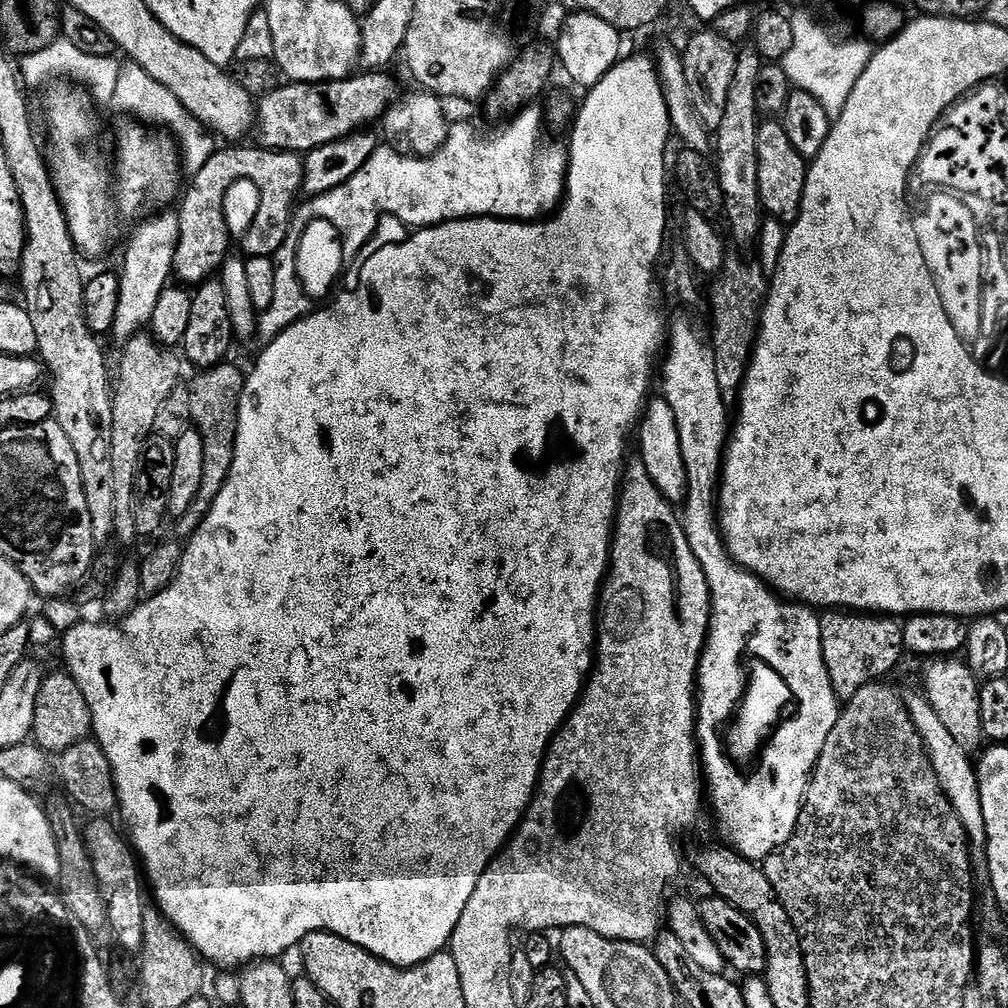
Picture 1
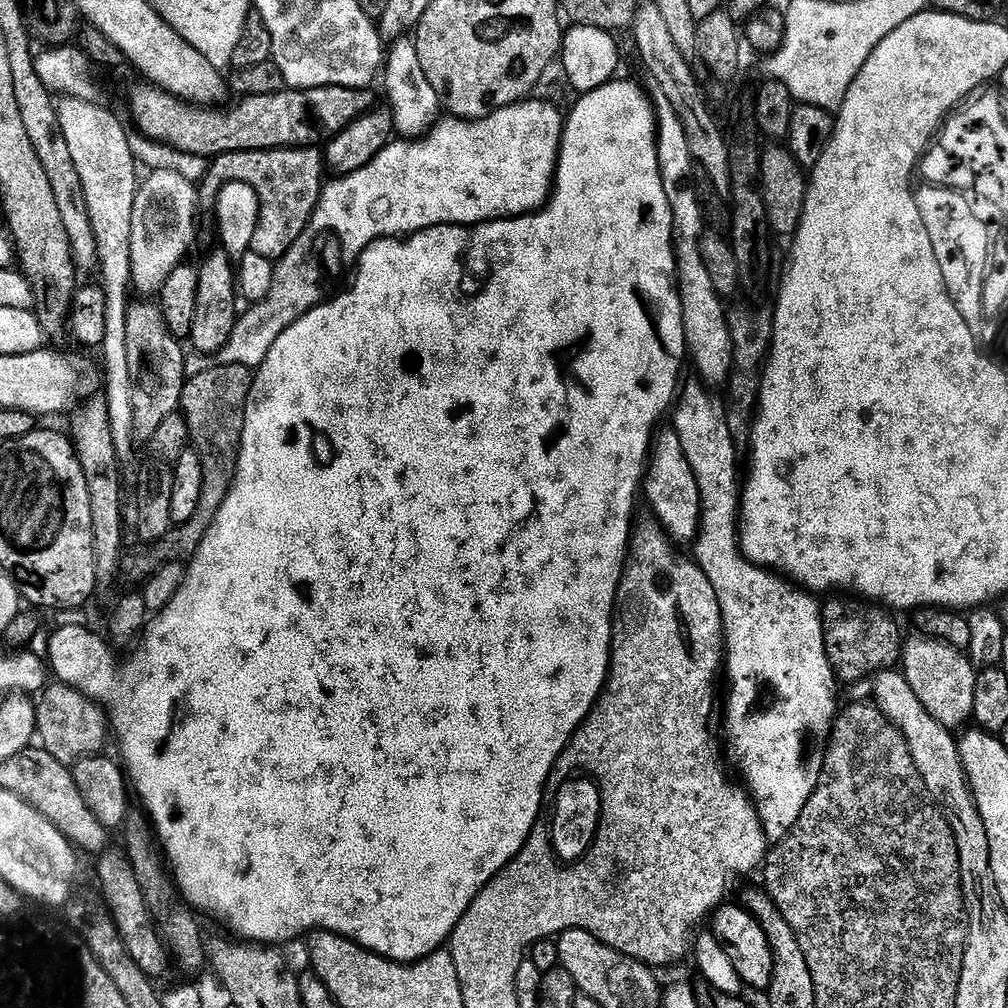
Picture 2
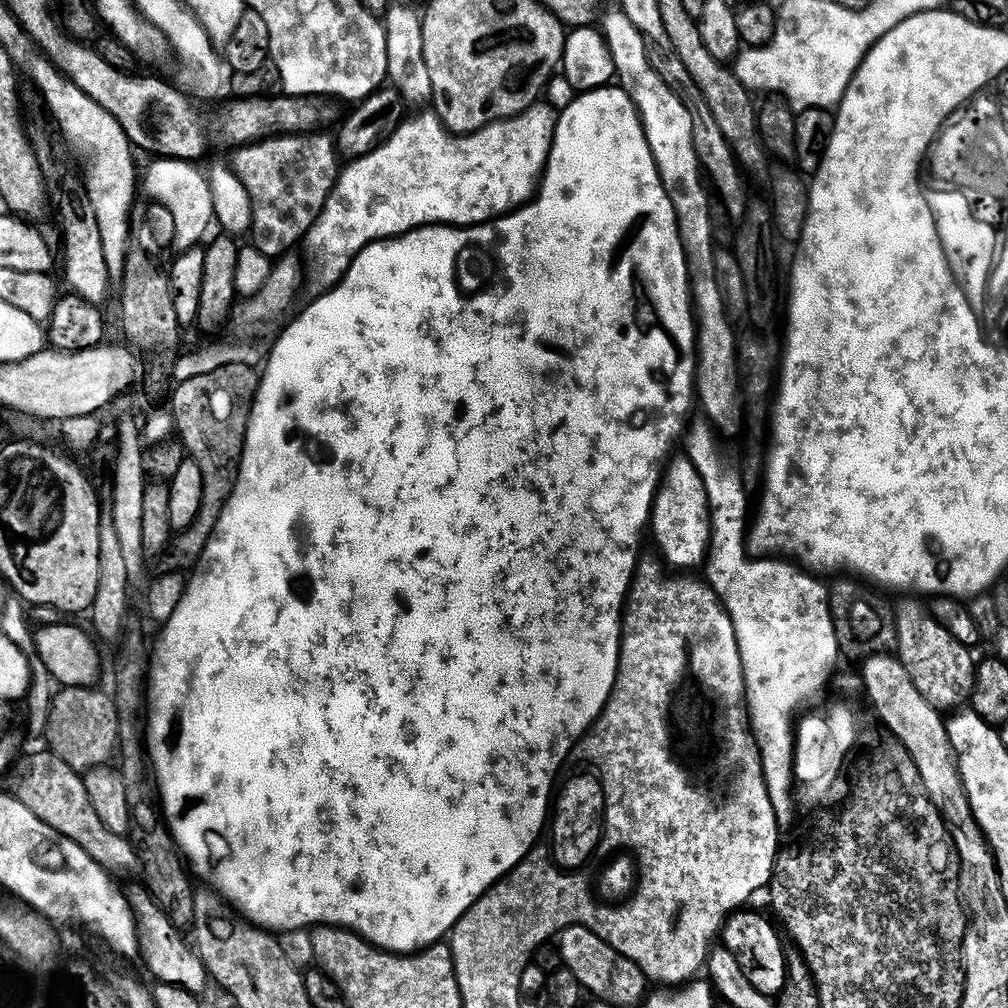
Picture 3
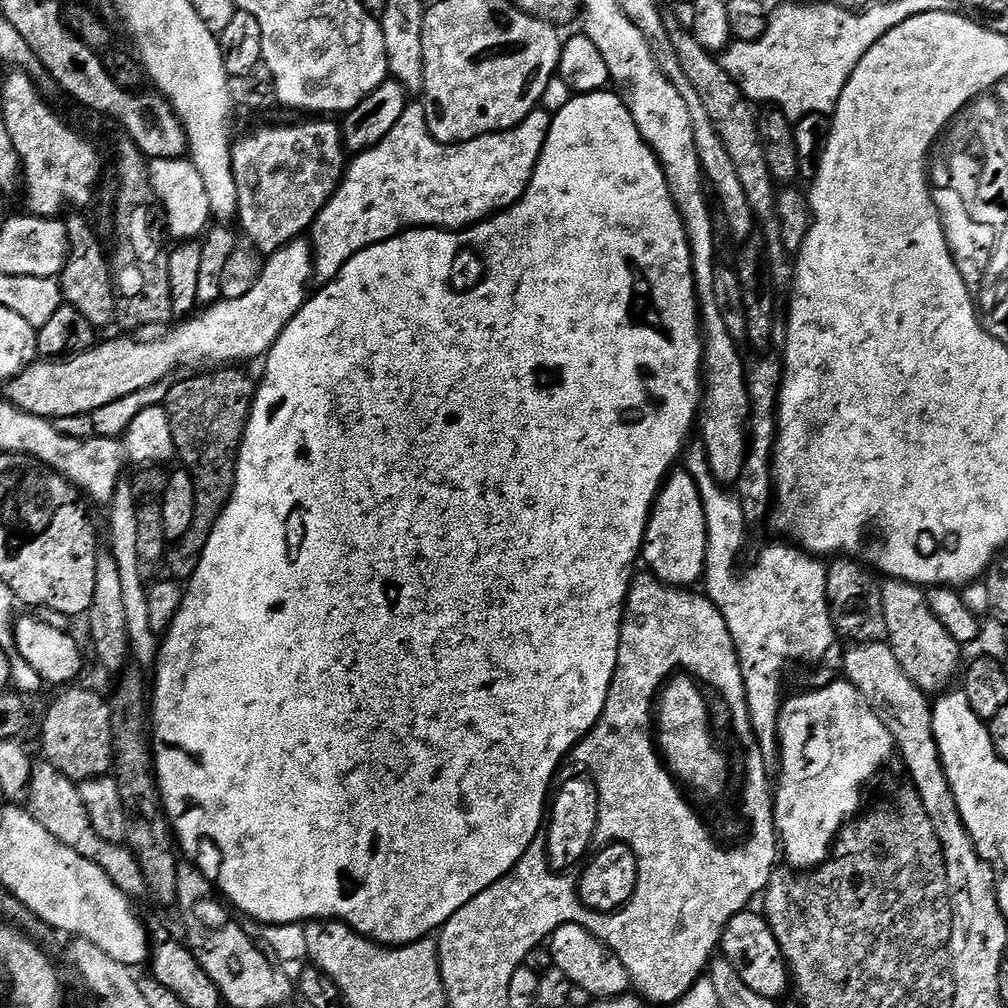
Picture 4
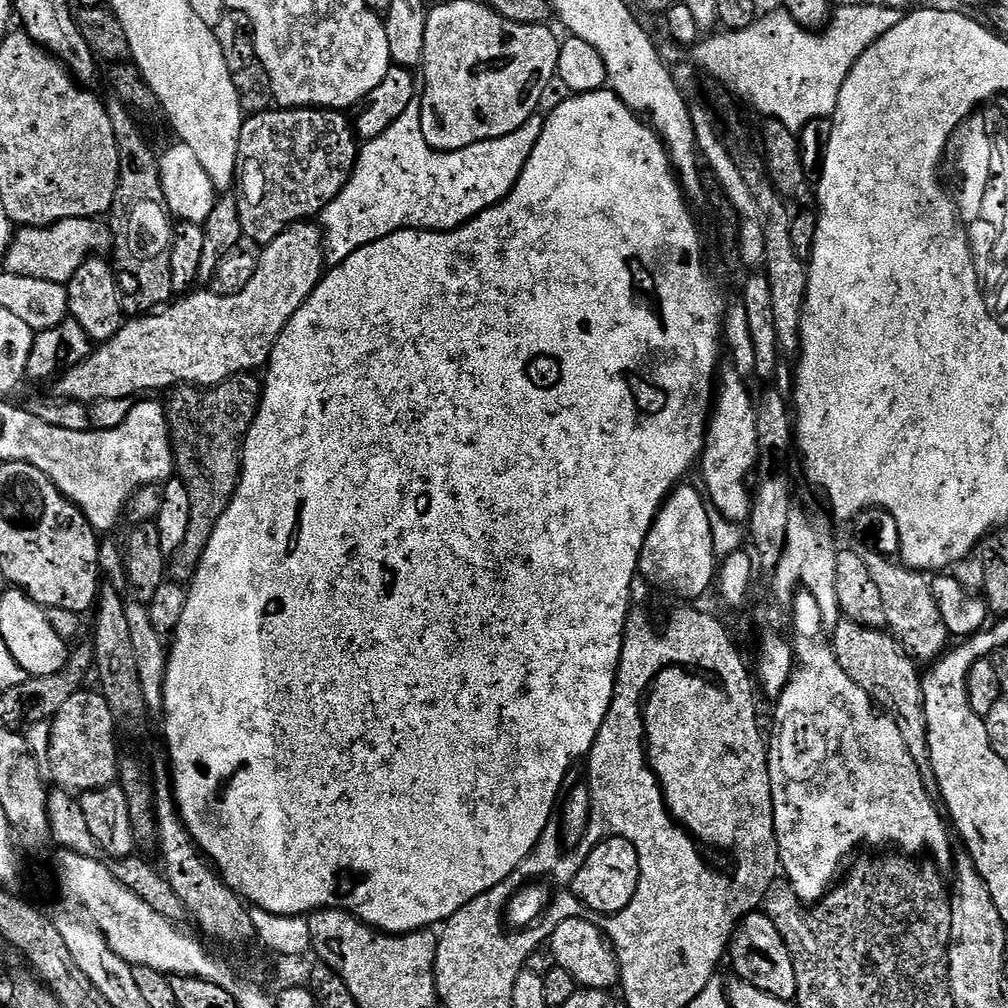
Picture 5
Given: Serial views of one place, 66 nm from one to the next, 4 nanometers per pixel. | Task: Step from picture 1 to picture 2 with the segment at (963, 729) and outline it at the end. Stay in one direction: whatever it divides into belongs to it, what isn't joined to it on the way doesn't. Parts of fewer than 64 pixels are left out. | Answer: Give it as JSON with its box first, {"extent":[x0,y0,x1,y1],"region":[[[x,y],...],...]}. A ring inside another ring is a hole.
{"extent":[900,636,978,732],"region":[[[914,636],[903,645],[900,666],[918,700],[943,728],[956,732],[973,719],[978,670],[967,653],[940,640]]]}

